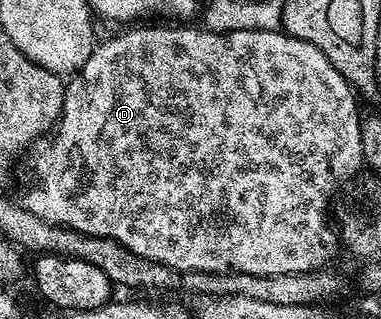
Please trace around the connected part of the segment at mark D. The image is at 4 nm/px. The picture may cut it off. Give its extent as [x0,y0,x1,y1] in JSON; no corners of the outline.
[23,26,363,276]

